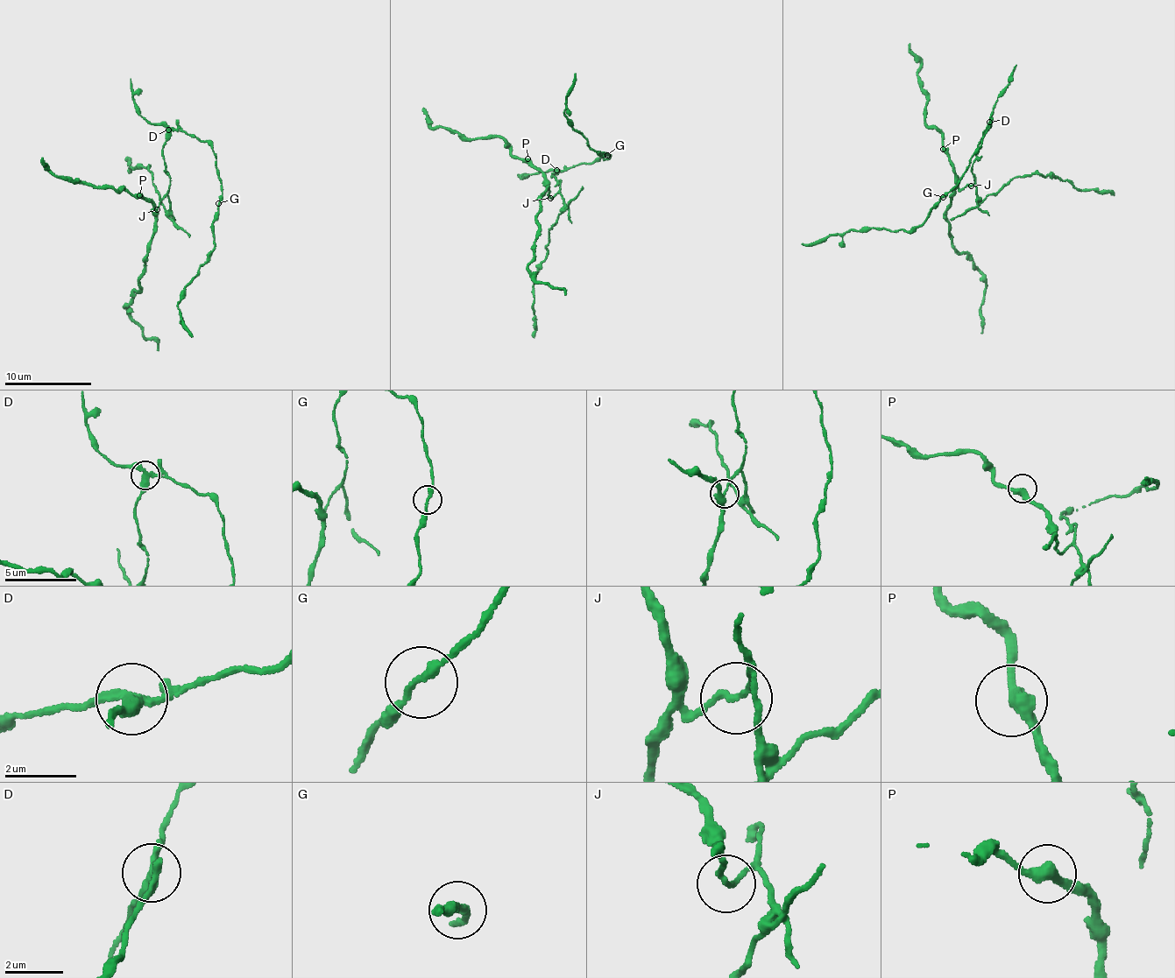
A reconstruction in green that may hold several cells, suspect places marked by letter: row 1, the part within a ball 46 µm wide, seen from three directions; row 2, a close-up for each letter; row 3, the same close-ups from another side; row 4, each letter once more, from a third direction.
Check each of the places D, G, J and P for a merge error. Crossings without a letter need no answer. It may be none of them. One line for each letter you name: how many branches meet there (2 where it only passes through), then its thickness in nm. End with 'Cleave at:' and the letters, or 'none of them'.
D: Branches: 3. Thickness 300 nm
J: Branches: 2. Thickness 150 nm
Cleave at: D, J

